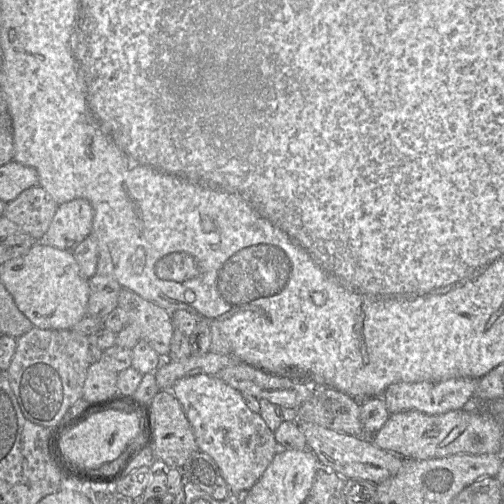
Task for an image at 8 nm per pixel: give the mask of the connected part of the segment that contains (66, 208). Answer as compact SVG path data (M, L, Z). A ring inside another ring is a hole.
M84 198L58 206L43 242L55 248L72 251L91 233L94 210Z

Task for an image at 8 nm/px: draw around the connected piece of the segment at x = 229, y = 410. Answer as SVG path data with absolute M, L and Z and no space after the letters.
M198 374L177 380L171 388L192 427L199 450L210 455L218 465L230 493L250 490L276 455L276 439L259 413L251 411L242 394L215 376Z

